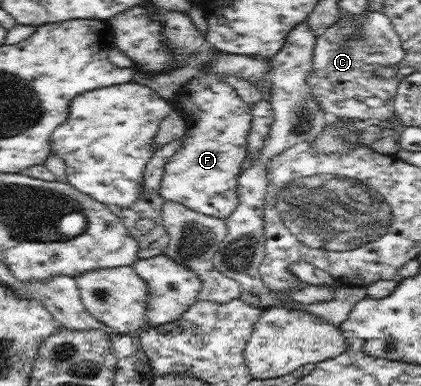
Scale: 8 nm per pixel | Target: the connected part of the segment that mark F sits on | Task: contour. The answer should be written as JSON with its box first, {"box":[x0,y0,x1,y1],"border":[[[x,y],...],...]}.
{"box":[160,74,252,219],"border":[[[199,74],[180,86],[173,99],[176,101],[176,111],[187,121],[186,136],[181,147],[165,165],[160,194],[165,202],[181,203],[197,213],[211,215],[217,219],[228,219],[238,207],[238,178],[247,164],[247,137],[252,124],[252,109],[245,100],[237,95],[232,86],[232,80],[217,74]]]}

